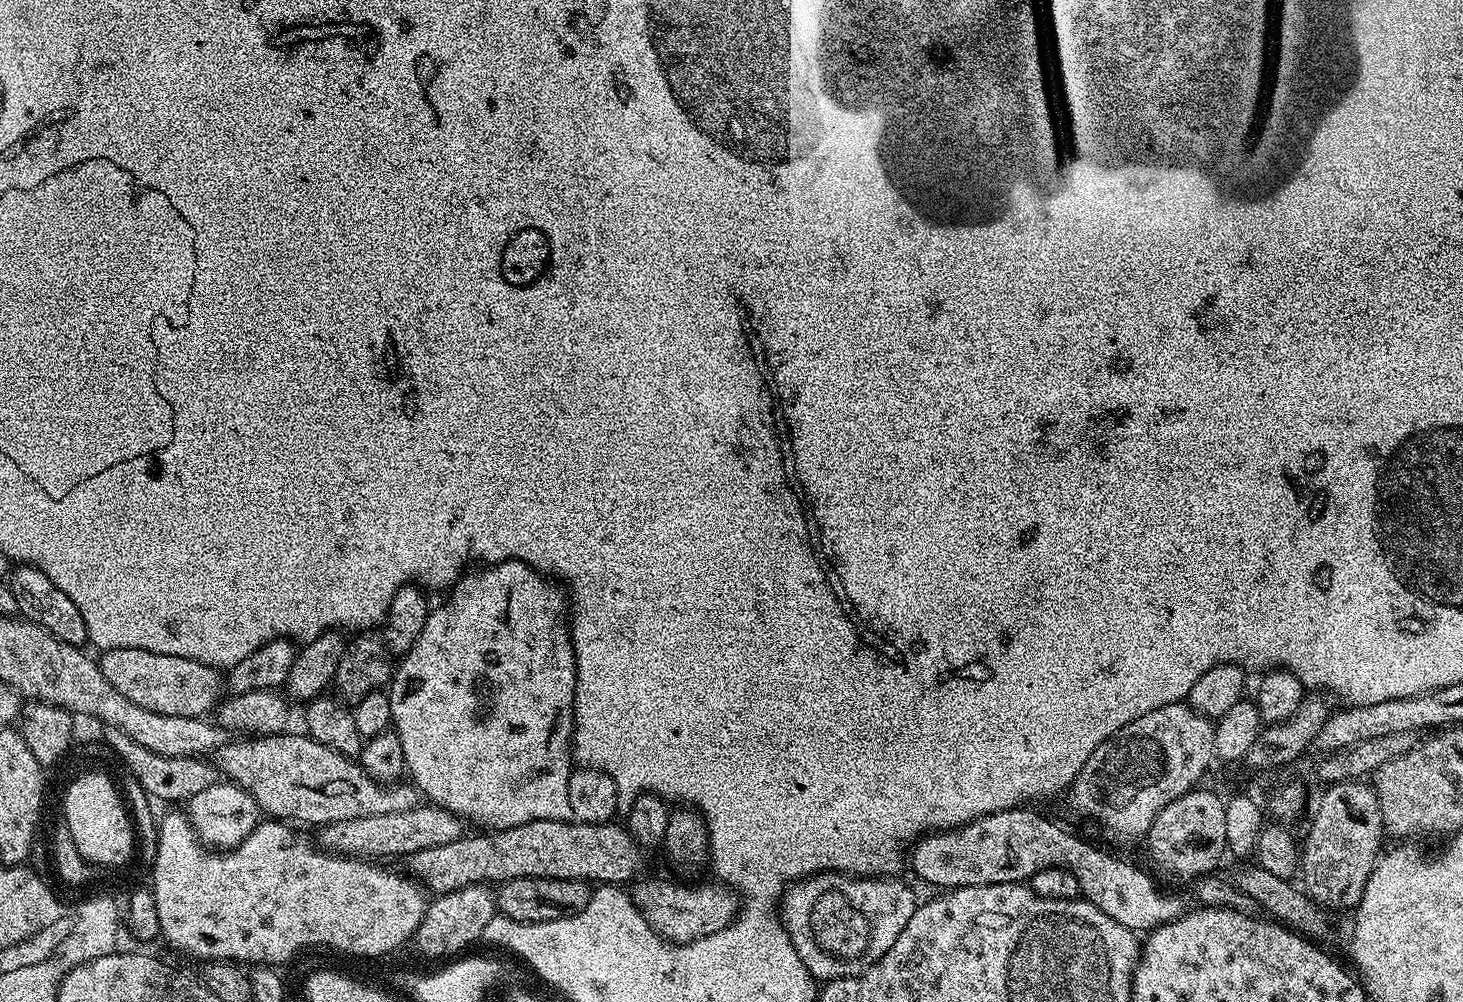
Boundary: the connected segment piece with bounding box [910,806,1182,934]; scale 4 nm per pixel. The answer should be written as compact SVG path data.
M1028 806L1011 808L1005 812L996 812L993 816L984 816L980 820L973 820L955 830L933 832L925 835L911 849L910 868L917 872L922 879L936 890L951 890L953 888L973 888L974 886L990 886L991 884L1019 884L1031 881L1038 870L1047 868L1064 868L1074 878L1078 878L1080 896L1089 900L1102 914L1114 918L1118 926L1126 926L1131 932L1147 934L1162 924L1168 924L1182 915L1182 907L1172 896L1156 889L1156 884L1140 868L1135 868L1128 860L1119 860L1084 840L1079 840L1072 832L1059 828L1052 820L1039 816Z

